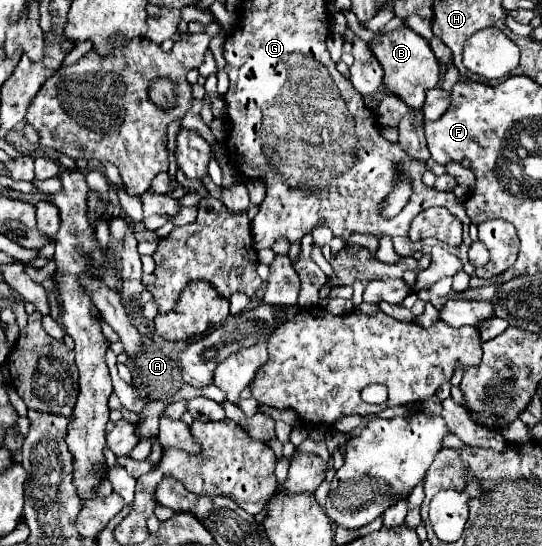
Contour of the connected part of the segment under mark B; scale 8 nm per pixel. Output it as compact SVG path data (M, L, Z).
M398 28L398 30L384 34L378 44L370 42L368 46L384 70L384 82L382 82L384 86L380 86L378 92L372 94L372 98L380 102L382 90L386 90L386 94L398 94L402 102L406 102L410 108L422 108L426 90L438 86L438 74L440 74L440 64L428 40L424 40L422 36L418 36L416 32L408 28Z

